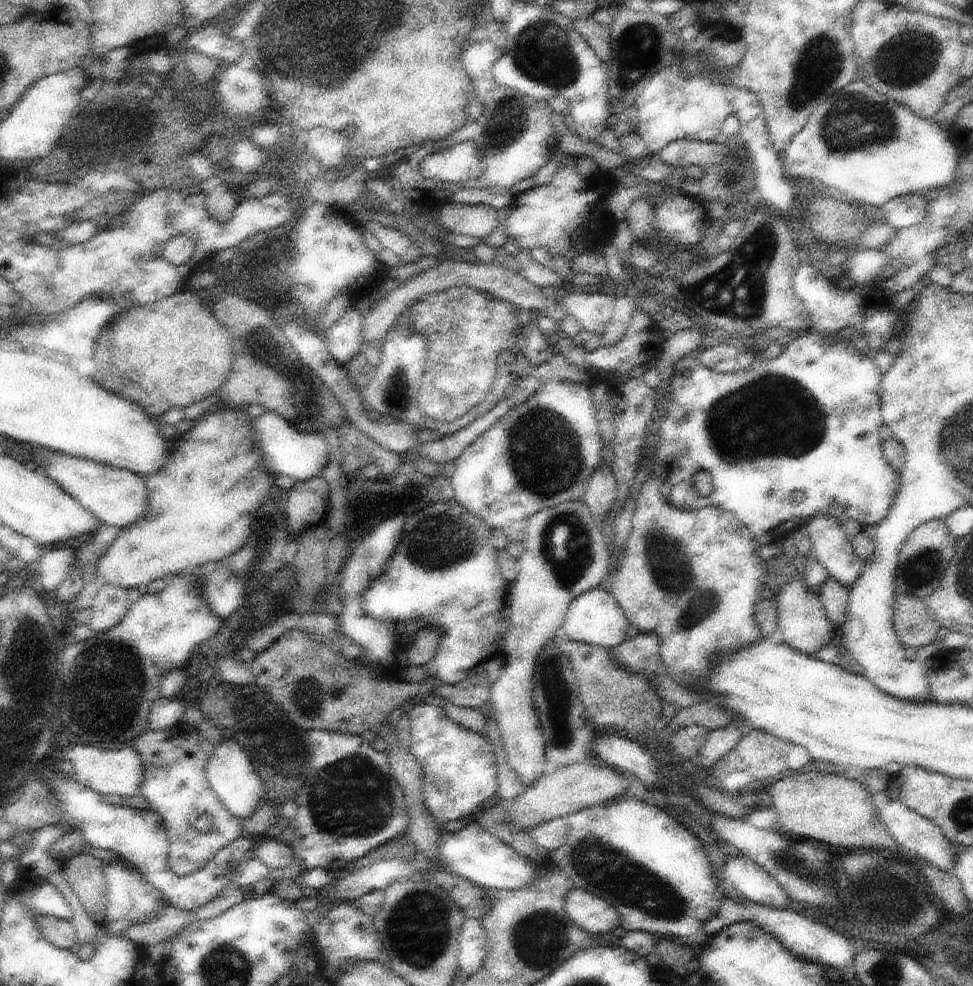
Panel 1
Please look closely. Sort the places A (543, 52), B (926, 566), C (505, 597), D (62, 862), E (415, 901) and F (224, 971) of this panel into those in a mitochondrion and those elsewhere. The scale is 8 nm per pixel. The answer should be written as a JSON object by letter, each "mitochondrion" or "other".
{"A":"mitochondrion","B":"mitochondrion","C":"other","D":"other","E":"mitochondrion","F":"mitochondrion"}

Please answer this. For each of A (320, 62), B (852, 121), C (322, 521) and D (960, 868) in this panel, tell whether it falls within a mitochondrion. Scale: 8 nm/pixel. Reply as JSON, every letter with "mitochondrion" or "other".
{"A":"mitochondrion","B":"mitochondrion","C":"other","D":"other"}

